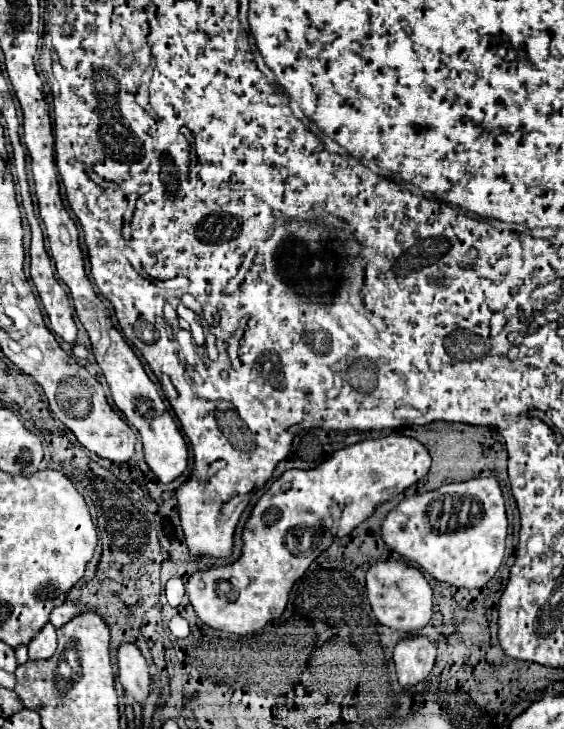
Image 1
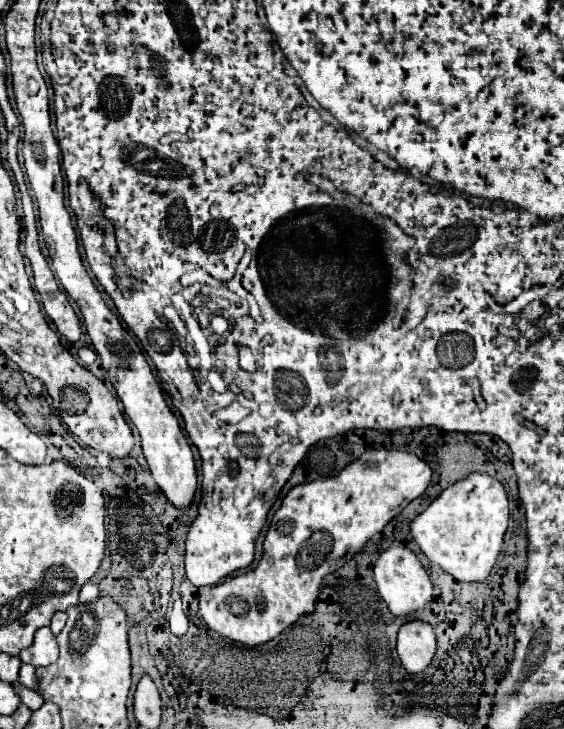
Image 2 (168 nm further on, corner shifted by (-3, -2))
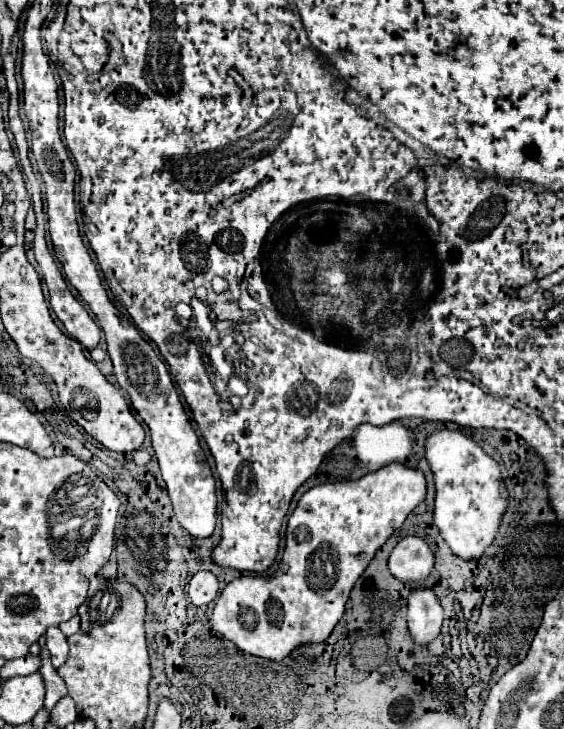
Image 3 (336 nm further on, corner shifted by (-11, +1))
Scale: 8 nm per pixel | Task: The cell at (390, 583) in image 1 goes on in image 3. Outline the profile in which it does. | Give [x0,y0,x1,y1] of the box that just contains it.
[389,537,433,583]

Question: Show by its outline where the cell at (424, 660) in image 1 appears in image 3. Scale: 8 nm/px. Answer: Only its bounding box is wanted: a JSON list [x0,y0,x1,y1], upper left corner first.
[407,589,443,645]

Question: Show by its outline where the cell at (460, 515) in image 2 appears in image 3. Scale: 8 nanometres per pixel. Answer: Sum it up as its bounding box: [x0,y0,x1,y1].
[425,431,507,561]

